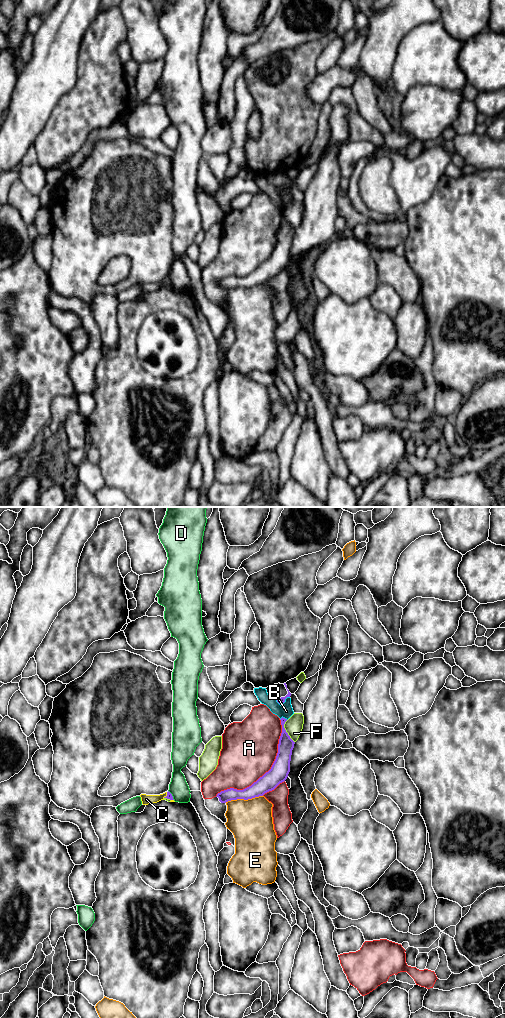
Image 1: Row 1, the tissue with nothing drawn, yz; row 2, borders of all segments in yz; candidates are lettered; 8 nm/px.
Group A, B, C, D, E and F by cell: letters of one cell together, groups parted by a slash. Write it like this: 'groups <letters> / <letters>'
groups A / B / C F / D / E

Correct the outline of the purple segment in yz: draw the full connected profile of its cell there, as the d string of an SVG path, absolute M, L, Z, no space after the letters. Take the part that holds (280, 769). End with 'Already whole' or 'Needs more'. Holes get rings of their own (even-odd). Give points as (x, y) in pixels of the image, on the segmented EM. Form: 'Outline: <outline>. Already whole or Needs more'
Outline: M282 717L280 720L282 733L279 739L278 753L271 769L251 786L243 790L230 788L218 793L216 797L219 798L221 803L237 799L248 800L263 796L265 793L274 790L280 783L287 779L290 772L290 761L295 742L290 738L284 728L287 719Z. Already whole

